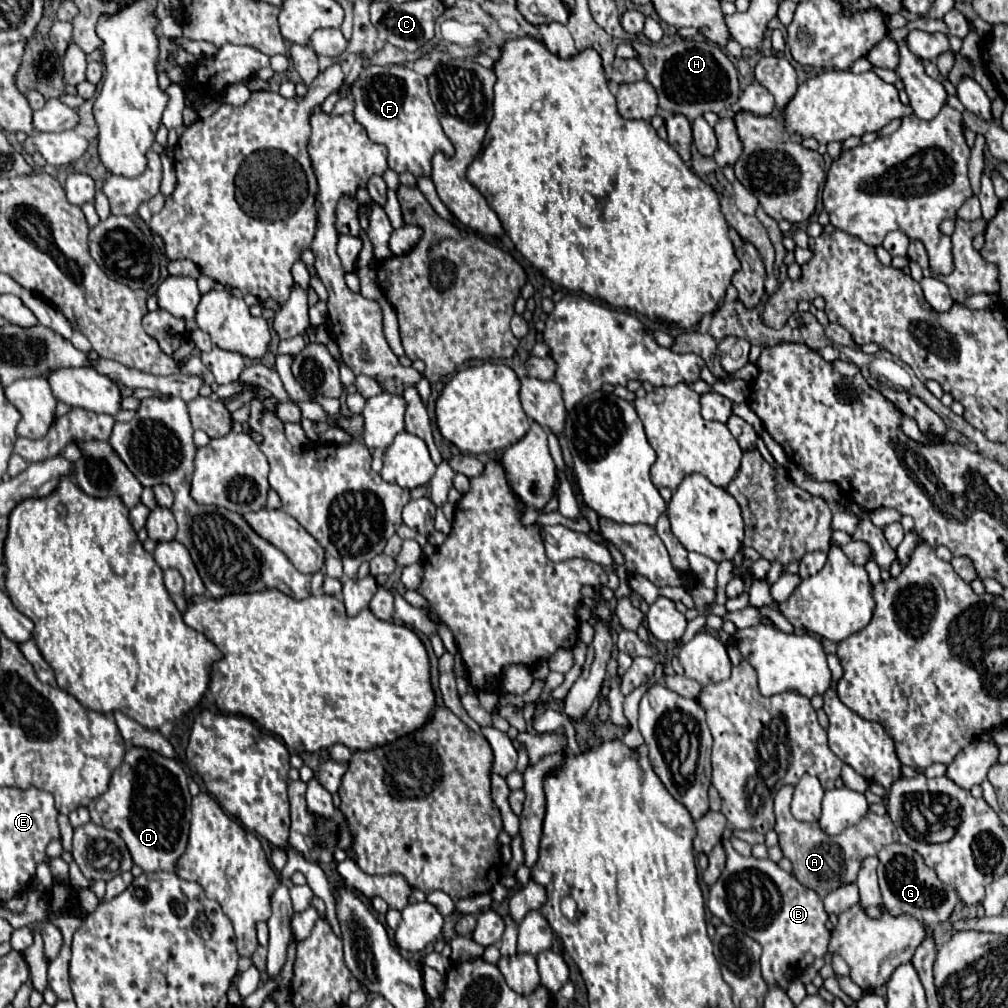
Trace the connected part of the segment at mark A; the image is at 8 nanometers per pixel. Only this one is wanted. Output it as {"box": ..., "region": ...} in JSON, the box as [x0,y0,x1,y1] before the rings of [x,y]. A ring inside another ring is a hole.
{"box":[775,784,897,898],"region":[[[789,784],[781,786],[775,794],[775,818],[777,818],[775,832],[779,836],[779,846],[783,850],[783,856],[789,858],[793,864],[793,876],[803,886],[815,890],[821,898],[827,892],[837,890],[839,886],[855,882],[863,858],[877,856],[877,852],[883,846],[897,842],[895,826],[887,814],[877,816],[873,812],[867,812],[859,824],[845,828],[839,836],[829,836],[819,828],[819,822],[799,822],[793,818],[789,810],[791,796],[793,796],[793,786]],[[837,848],[839,848],[839,856],[837,856]]]}

